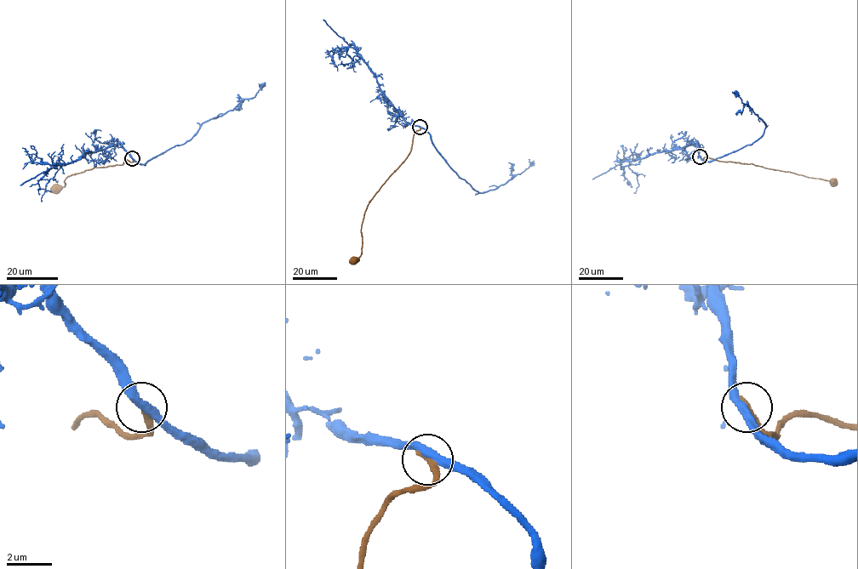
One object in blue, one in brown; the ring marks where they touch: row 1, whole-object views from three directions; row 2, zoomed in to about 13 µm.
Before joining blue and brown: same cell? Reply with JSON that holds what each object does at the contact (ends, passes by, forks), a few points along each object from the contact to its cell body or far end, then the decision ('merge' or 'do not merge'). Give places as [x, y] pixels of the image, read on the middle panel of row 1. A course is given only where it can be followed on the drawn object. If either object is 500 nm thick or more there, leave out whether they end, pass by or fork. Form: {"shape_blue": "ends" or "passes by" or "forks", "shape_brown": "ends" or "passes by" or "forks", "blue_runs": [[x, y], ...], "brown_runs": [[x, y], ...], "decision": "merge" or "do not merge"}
{"shape_blue": "passes by", "shape_brown": "ends", "blue_runs": [[420, 128], [430, 135], [437, 151], [448, 165], [481, 192], [497, 188], [521, 173], [529, 166], [529, 159]], "brown_runs": [[420, 128], [413, 135], [410, 153], [368, 203], [361, 224], [361, 254], [353, 259]], "decision": "do not merge"}

